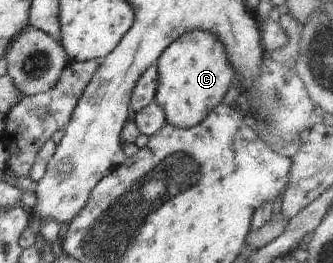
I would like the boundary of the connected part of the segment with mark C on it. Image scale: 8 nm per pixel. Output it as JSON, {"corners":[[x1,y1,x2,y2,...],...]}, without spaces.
{"corners":[[188,30,176,38,156,63,158,85,154,103,162,108,166,123,178,128,200,124,210,110,222,103,234,79,234,68,226,56,224,44,216,34,204,30]]}

